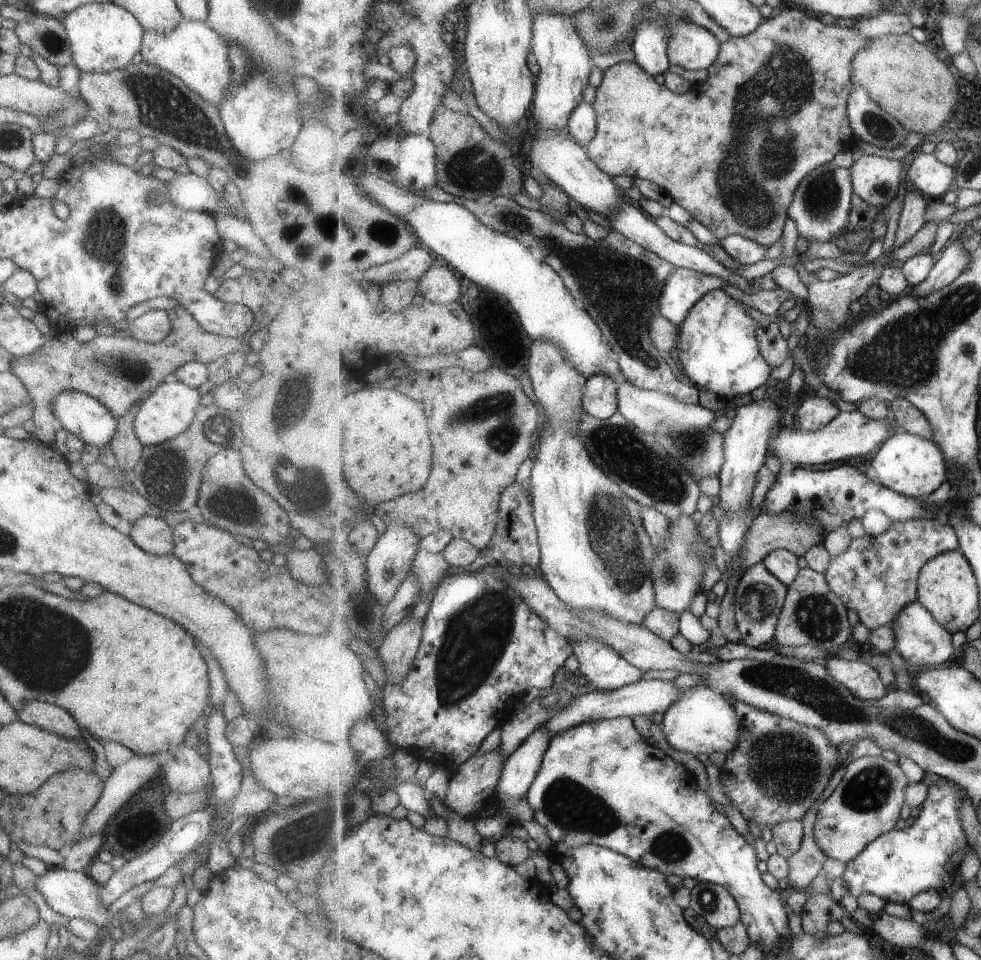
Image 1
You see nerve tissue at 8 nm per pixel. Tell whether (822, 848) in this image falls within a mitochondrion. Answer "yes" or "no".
no

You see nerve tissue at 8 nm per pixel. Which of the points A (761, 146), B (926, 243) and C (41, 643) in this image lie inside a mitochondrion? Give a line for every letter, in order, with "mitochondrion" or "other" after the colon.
A: mitochondrion
B: other
C: mitochondrion

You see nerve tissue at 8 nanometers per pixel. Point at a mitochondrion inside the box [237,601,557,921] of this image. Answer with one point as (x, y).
(306, 836)

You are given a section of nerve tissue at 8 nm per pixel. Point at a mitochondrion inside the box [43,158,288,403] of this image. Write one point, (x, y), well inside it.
(105, 241)

